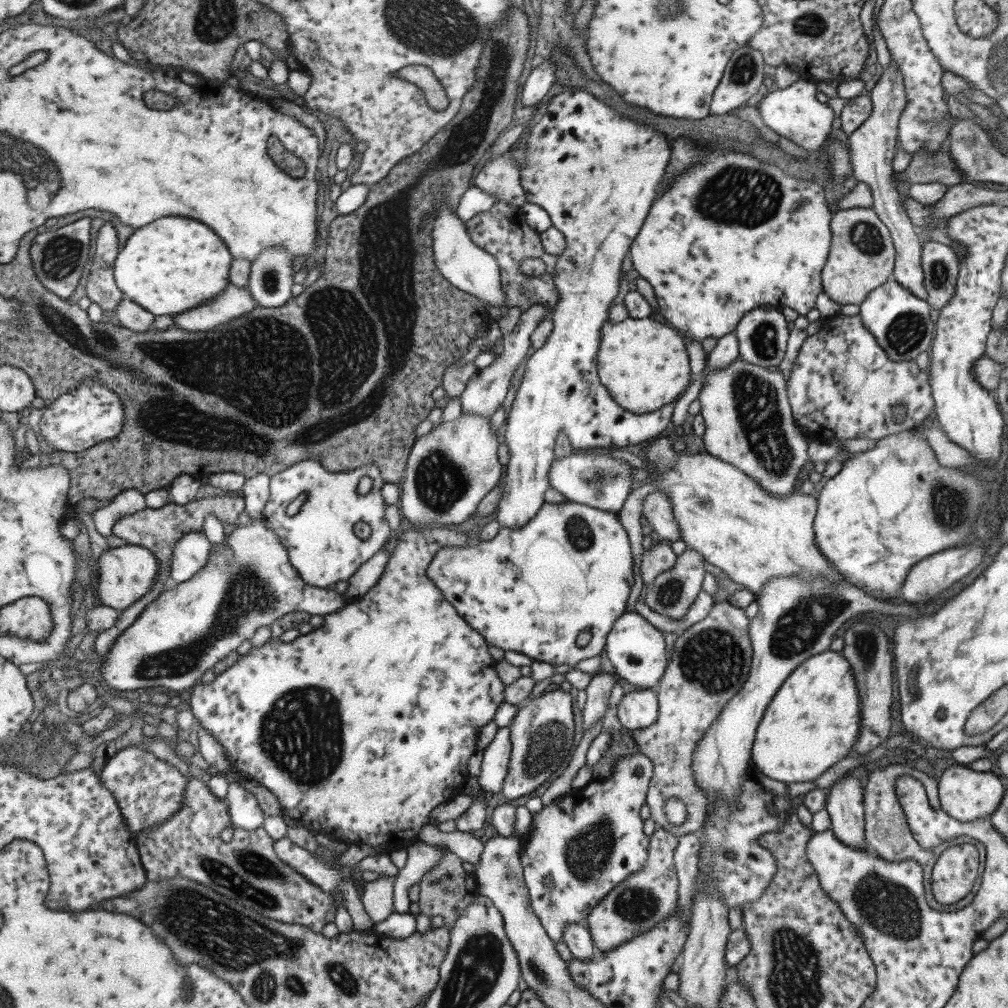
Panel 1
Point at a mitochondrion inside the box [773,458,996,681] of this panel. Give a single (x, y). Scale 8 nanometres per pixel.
(950, 501)

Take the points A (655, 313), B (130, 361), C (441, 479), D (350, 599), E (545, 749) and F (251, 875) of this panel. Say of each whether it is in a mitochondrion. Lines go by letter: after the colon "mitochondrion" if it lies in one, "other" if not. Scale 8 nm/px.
A: other
B: mitochondrion
C: mitochondrion
D: other
E: mitochondrion
F: mitochondrion

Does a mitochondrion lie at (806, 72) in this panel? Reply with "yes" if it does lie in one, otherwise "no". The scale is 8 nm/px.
no

